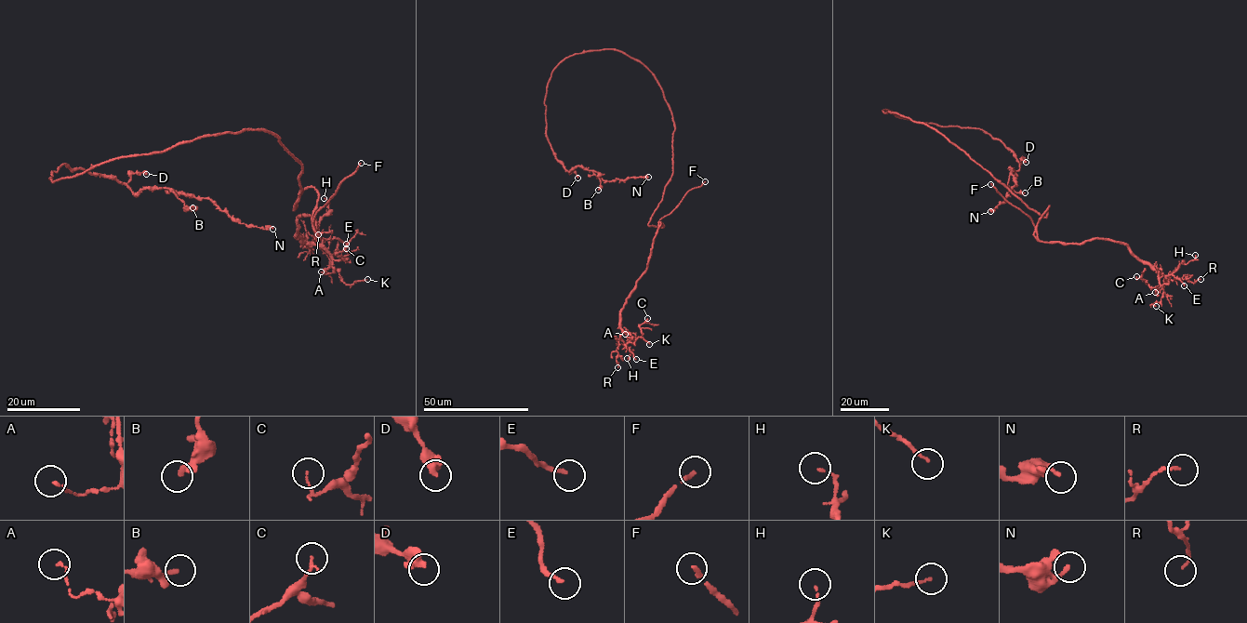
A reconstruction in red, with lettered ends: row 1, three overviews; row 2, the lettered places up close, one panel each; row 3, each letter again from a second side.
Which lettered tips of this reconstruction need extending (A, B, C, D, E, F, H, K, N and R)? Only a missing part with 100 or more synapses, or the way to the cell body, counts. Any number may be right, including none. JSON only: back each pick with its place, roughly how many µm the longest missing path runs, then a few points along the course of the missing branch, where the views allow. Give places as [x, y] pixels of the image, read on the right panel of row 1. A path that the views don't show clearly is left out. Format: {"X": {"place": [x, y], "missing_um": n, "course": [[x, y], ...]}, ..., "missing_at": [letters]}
{"F": {"place": [990, 184], "missing_um": 10, "course": [[990, 184], [975, 165]]}, "missing_at": ["F"]}

